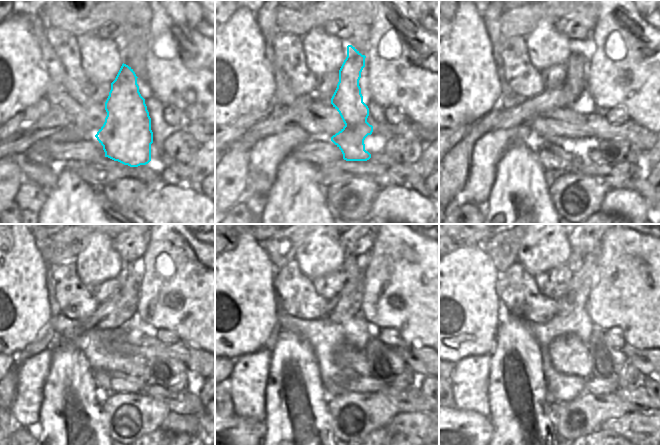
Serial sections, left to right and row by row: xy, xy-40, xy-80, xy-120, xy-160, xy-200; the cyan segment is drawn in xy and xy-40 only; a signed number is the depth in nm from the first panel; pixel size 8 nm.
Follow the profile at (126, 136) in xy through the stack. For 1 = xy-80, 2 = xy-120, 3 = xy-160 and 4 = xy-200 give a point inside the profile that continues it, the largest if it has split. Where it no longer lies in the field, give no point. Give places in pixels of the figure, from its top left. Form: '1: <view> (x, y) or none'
1: xy-80 (576, 67)
2: xy-120 (127, 278)
3: xy-160 (350, 266)
4: xy-200 (575, 259)

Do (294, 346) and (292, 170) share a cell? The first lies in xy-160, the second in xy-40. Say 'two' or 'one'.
one

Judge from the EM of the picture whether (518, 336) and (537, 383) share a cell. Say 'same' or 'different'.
same

